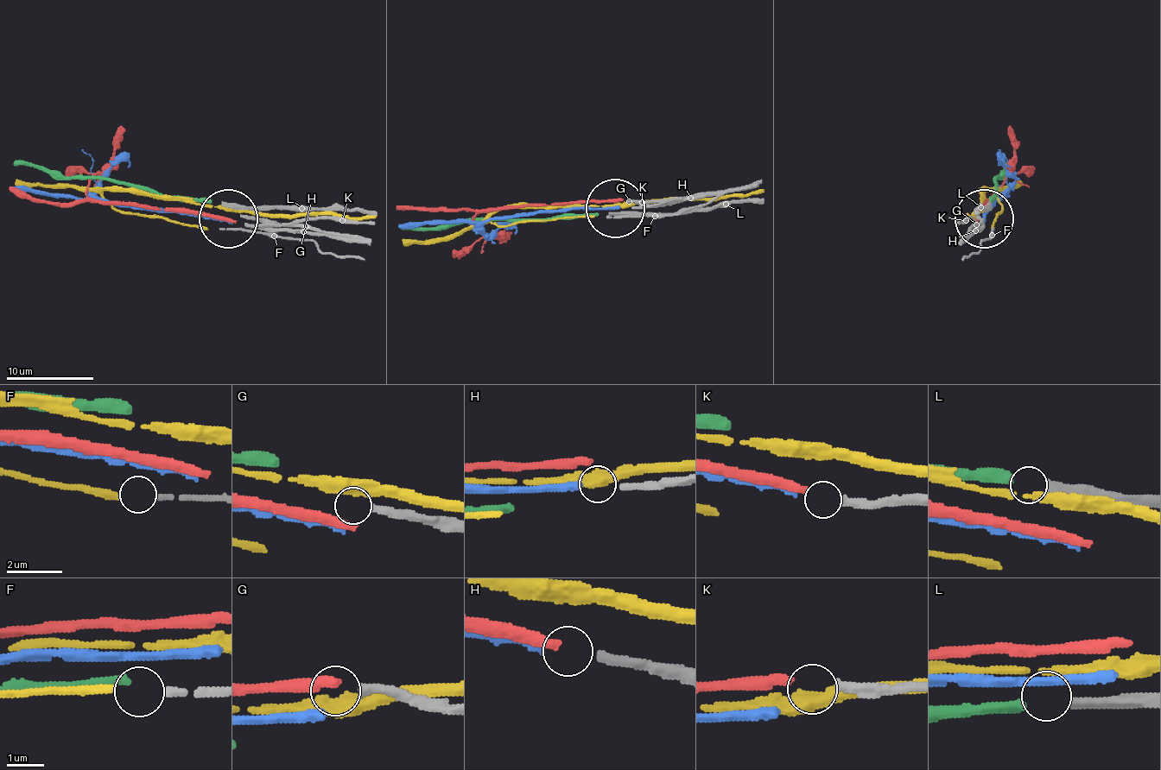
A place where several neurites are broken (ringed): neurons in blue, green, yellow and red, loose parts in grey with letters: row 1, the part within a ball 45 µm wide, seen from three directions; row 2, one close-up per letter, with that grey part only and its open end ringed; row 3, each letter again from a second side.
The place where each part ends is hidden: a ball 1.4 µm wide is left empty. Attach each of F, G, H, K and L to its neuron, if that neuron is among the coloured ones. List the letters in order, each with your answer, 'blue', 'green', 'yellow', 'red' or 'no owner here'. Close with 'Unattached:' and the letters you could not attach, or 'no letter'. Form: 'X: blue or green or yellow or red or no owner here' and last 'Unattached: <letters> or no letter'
F: yellow
G: no owner here
H: blue
K: red
L: green
Unattached: G

